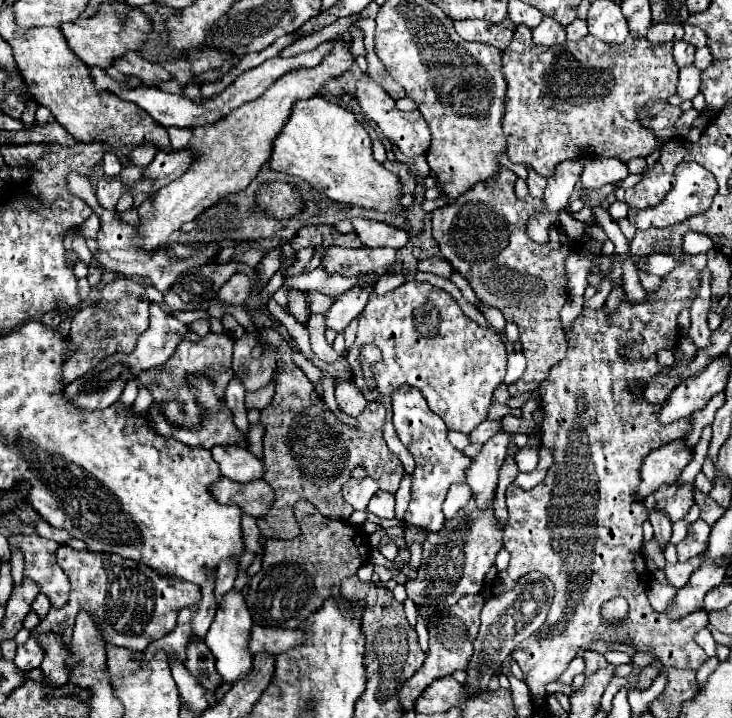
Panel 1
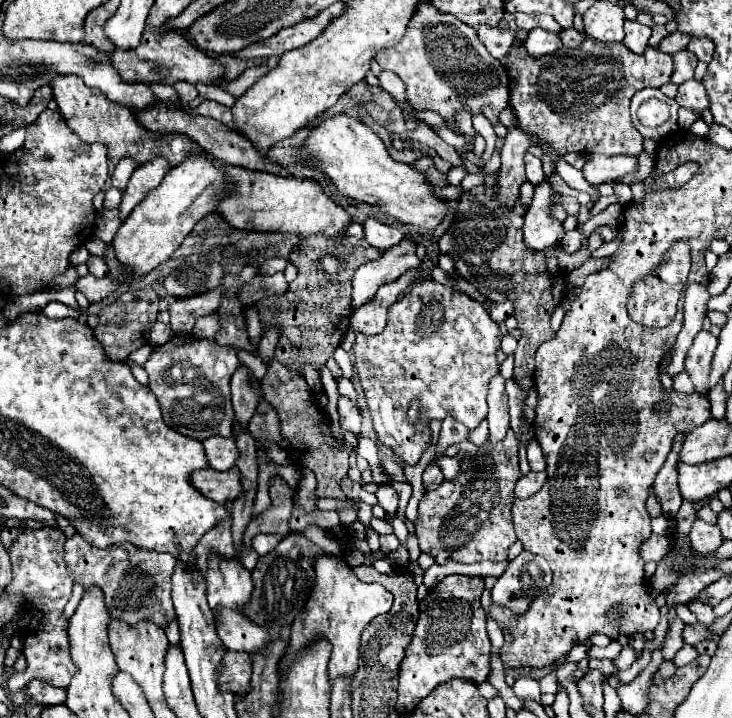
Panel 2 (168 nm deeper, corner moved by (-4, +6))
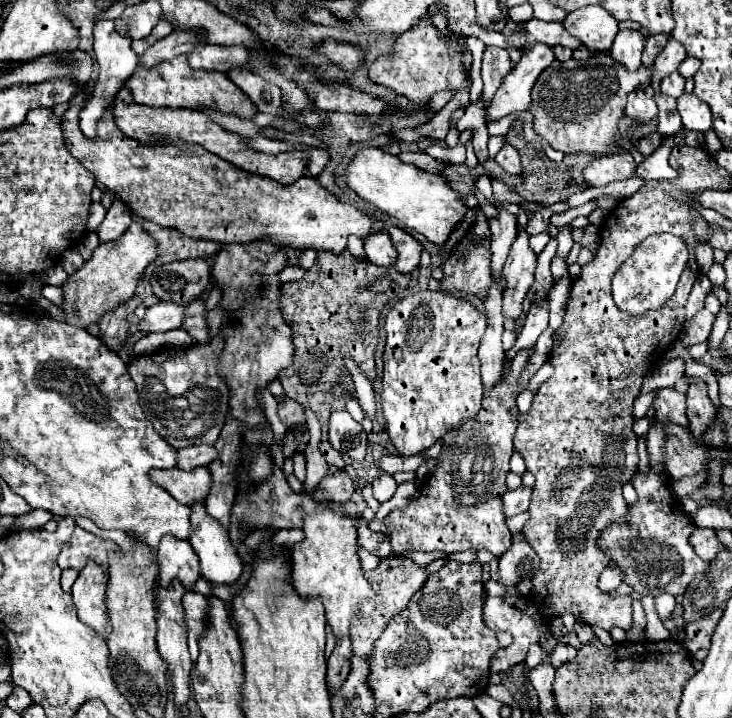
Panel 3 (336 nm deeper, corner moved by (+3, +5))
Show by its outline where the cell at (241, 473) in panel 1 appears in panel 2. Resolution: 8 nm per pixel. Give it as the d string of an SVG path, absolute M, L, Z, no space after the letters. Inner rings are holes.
M210 436L206 442L206 456L208 464L214 470L230 470L236 466L236 460L240 458L240 450L236 448L234 438L224 438L224 436Z

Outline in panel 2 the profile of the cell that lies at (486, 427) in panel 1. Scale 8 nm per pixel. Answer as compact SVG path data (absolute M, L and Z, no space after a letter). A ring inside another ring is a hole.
M446 418L442 422L442 432L440 432L440 440L438 440L438 448L436 448L436 456L442 454L442 450L446 450L448 446L452 444L460 444L460 442L466 442L470 438L470 430L456 422L454 418Z

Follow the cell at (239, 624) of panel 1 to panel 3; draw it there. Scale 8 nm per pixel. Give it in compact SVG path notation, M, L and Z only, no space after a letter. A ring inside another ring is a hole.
M197 501L191 507L191 537L189 543L193 545L195 553L201 559L201 575L213 583L213 585L231 585L241 577L243 571L243 563L241 557L237 555L237 549L233 547L231 539L229 539L229 531L221 527L221 523L217 519L213 519L207 511L205 511L205 503Z

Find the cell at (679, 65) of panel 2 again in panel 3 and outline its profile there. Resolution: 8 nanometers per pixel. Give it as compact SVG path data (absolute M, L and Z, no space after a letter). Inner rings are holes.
M671 73L669 77L661 81L661 93L675 97L675 99L683 95L683 87L685 87L685 79L679 73Z

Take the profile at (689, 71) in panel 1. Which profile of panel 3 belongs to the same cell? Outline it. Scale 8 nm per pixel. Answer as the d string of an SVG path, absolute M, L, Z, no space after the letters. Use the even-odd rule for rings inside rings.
M683 93L677 99L677 109L679 109L679 115L683 119L685 129L707 133L713 127L713 115L711 115L709 105L699 101L693 93L691 95Z

